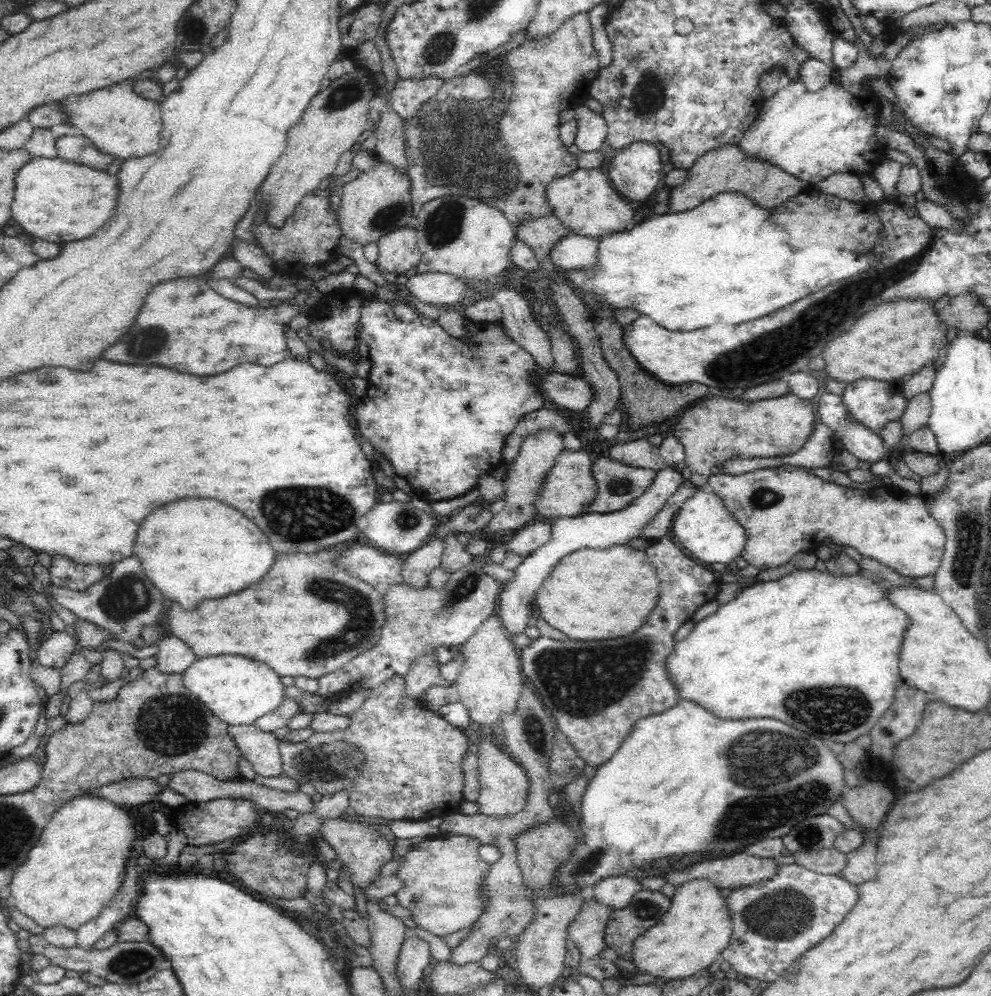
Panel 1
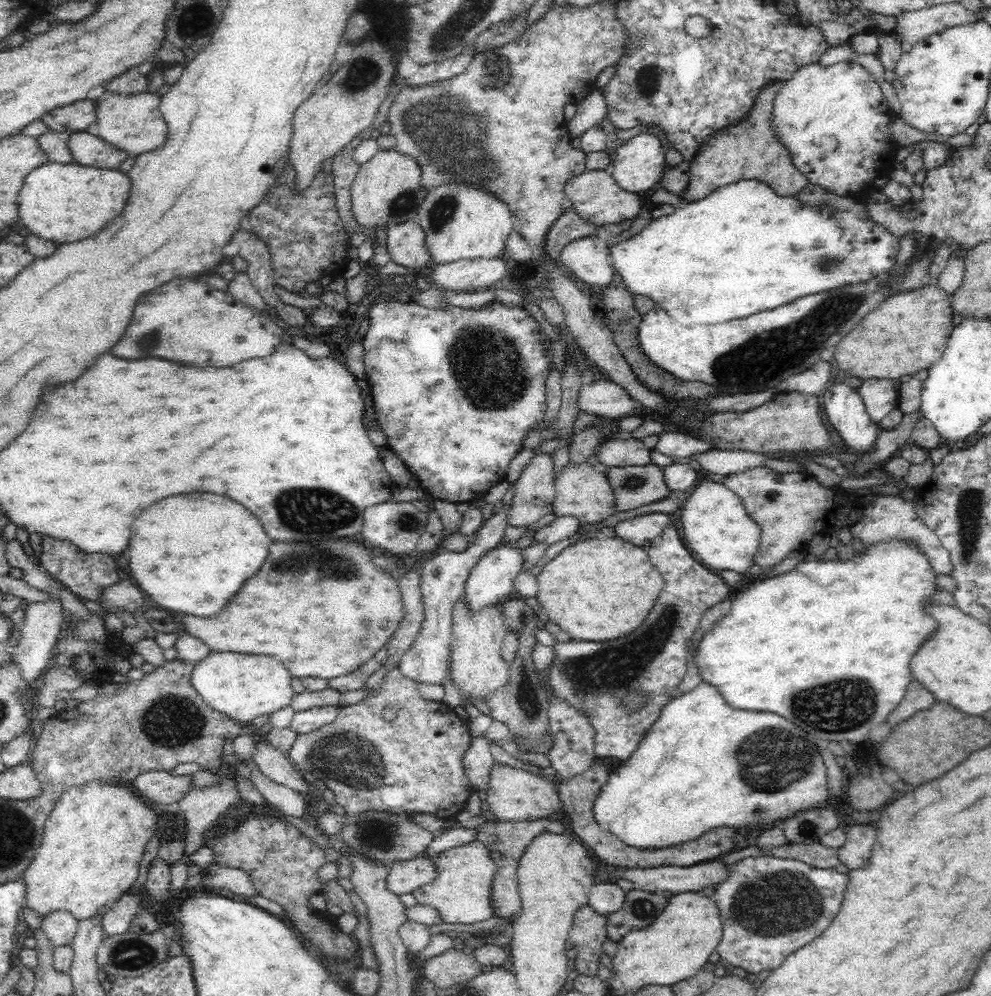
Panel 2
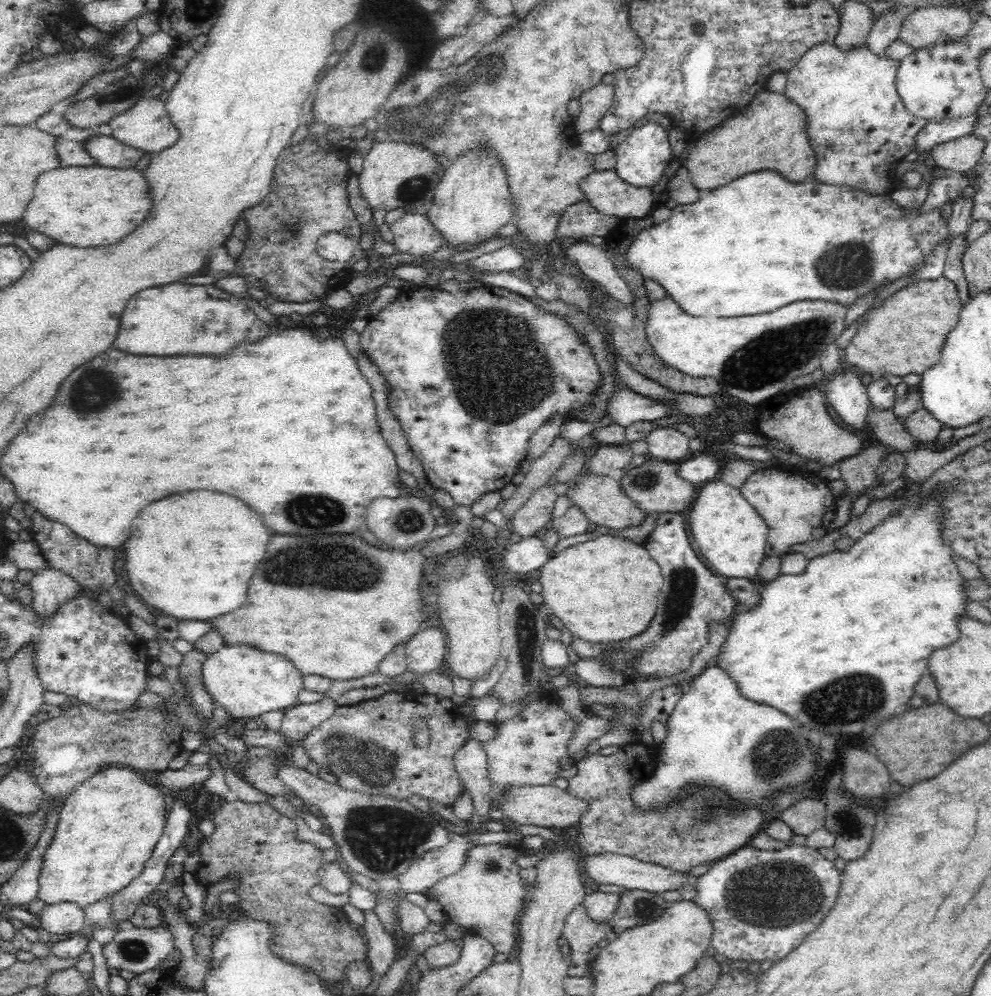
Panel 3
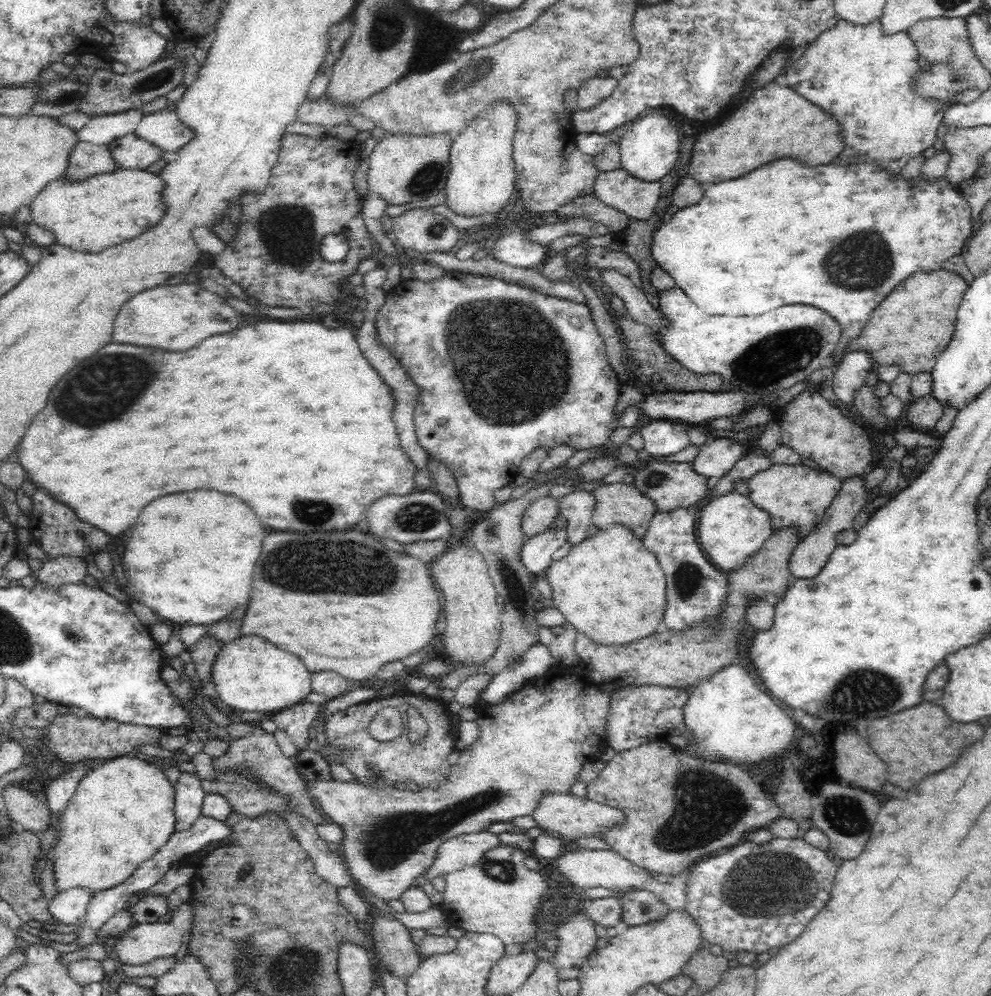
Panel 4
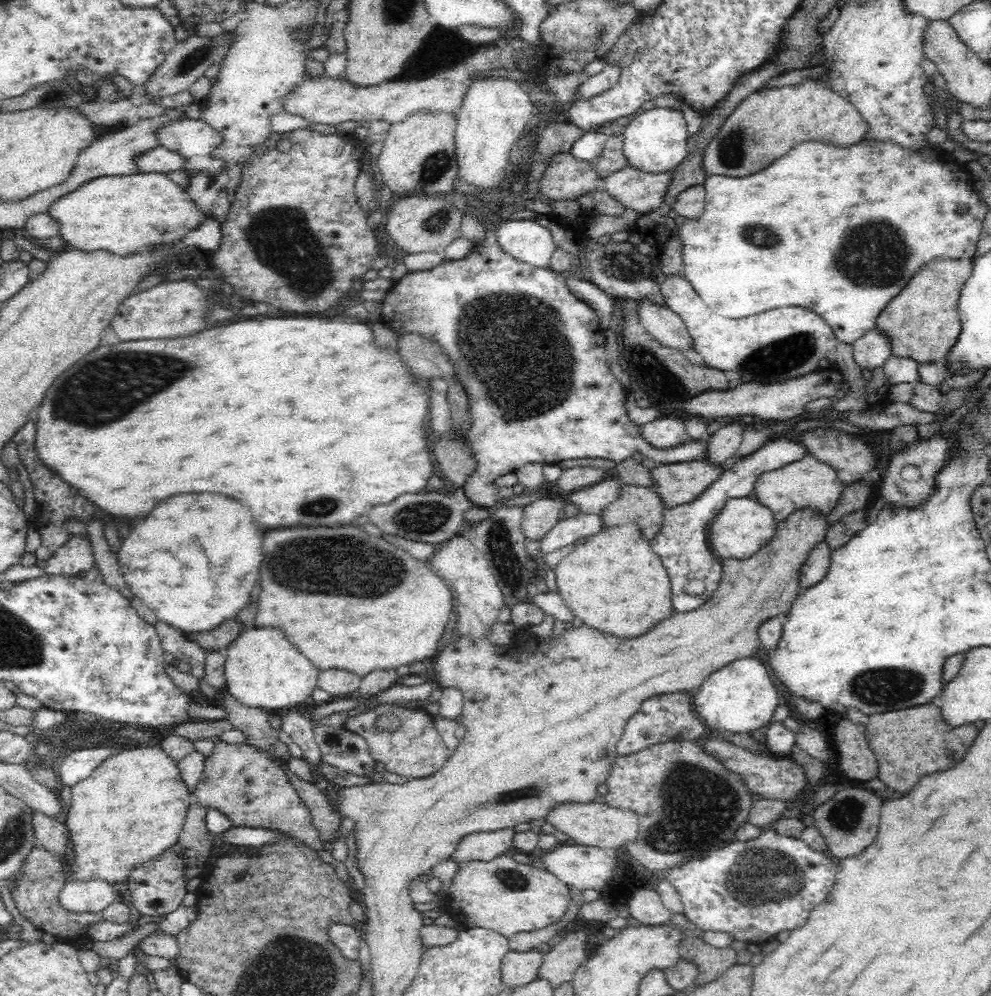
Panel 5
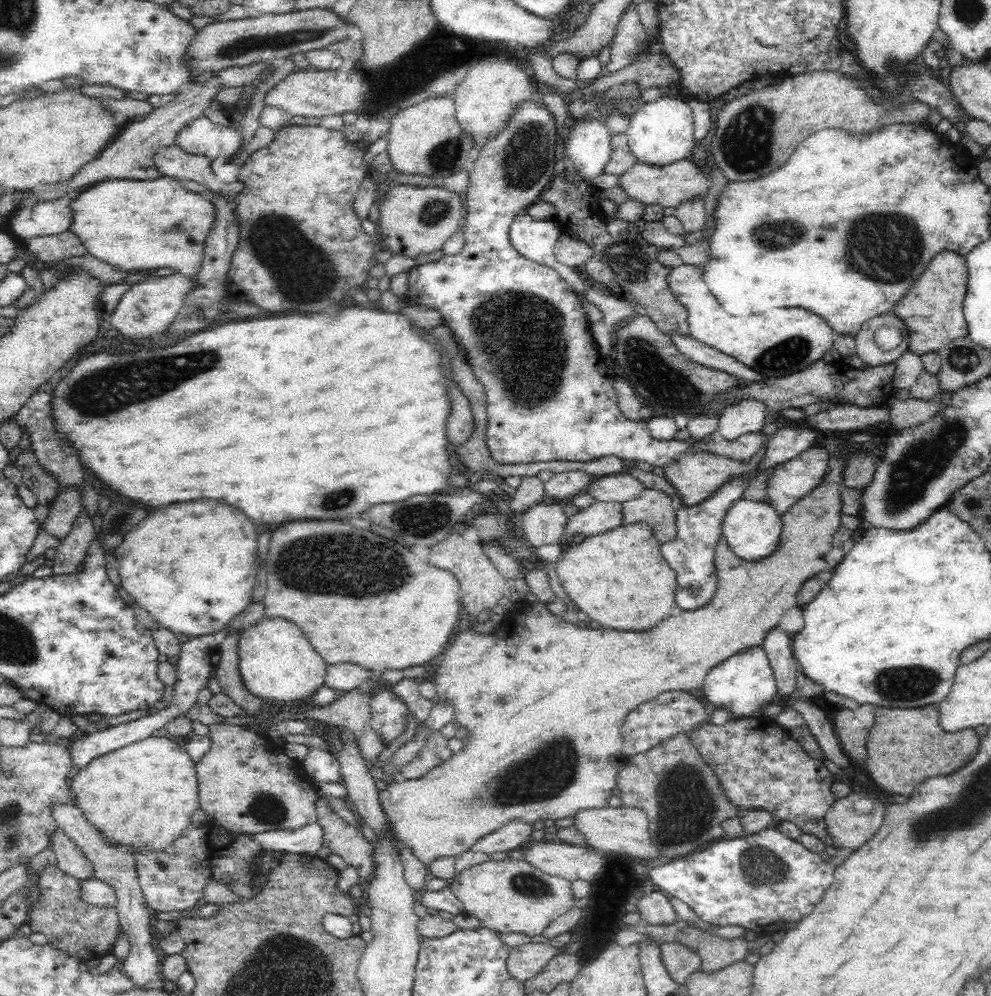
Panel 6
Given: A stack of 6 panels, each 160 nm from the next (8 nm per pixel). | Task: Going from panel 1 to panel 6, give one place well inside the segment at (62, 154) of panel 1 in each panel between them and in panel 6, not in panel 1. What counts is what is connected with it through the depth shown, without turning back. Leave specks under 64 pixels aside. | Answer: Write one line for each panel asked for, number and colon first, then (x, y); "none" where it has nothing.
2: (86, 149)
3: (109, 152)
4: (130, 152)
5: (159, 160)
6: (172, 161)

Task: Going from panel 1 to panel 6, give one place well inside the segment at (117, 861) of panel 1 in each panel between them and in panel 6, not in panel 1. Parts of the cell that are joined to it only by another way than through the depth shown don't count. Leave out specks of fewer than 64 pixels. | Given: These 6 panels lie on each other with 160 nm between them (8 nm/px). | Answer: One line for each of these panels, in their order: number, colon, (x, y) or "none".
2: (94, 838)
3: (109, 825)
4: (121, 813)
5: (133, 806)
6: (145, 793)

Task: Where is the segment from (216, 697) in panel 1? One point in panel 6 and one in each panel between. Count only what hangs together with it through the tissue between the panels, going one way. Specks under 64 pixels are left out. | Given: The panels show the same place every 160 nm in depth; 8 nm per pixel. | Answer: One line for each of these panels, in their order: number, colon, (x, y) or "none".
2: (241, 686)
3: (246, 681)
4: (250, 674)
5: (263, 668)
6: (278, 662)

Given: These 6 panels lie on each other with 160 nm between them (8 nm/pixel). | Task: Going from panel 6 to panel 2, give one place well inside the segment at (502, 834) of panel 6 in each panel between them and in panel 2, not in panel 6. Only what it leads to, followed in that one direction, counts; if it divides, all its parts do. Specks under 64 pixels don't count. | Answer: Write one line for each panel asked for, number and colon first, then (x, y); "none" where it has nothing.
2: (404, 875)
3: (437, 863)
4: (467, 849)
5: (485, 846)

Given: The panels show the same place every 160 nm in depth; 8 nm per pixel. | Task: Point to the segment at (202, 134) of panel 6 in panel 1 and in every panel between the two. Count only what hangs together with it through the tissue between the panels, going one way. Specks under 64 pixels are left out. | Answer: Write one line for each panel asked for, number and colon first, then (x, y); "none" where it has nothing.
1: (119, 122)
2: (133, 123)
3: (147, 126)
4: (164, 129)
5: (189, 137)

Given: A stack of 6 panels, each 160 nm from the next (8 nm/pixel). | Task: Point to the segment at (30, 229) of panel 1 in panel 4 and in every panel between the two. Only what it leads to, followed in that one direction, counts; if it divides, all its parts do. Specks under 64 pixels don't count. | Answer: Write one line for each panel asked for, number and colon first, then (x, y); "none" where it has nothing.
2: (61, 202)
3: (95, 206)
4: (107, 209)

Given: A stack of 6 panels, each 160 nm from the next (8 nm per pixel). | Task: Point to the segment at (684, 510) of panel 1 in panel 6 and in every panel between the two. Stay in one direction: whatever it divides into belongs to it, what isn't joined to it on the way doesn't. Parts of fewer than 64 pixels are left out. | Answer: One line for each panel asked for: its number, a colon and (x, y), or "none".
2: (716, 527)
3: (732, 536)
4: (730, 528)
5: (744, 526)
6: (752, 528)

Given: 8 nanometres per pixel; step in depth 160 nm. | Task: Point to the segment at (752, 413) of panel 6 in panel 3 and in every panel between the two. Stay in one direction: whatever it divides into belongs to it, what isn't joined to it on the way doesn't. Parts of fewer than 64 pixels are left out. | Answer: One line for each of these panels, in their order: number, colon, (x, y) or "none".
3: (702, 467)
4: (716, 456)
5: (724, 442)

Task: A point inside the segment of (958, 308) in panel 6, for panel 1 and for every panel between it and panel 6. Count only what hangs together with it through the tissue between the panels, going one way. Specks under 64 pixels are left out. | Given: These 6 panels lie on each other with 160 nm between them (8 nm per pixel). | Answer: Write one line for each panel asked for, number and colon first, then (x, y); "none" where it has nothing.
1: (894, 340)
2: (909, 332)
3: (907, 337)
4: (912, 327)
5: (923, 322)

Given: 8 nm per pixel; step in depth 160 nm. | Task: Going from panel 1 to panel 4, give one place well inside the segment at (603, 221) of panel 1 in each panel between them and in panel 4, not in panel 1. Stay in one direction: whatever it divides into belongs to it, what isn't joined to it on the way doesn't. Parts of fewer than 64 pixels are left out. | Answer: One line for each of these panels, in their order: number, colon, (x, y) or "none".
2: (594, 195)
3: (608, 193)
4: (637, 198)

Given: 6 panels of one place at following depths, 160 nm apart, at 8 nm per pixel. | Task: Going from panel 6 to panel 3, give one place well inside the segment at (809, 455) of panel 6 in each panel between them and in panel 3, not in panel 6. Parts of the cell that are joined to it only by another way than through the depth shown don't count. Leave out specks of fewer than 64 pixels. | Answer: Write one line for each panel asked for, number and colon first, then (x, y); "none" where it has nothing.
3: (792, 502)
4: (796, 494)
5: (809, 482)

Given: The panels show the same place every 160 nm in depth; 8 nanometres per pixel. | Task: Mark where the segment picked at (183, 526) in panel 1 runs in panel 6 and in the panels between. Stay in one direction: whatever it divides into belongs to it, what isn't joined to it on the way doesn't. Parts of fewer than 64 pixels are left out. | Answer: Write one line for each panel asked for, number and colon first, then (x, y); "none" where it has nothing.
2: (190, 554)
3: (218, 540)
4: (192, 526)
5: (168, 550)
6: (191, 566)

